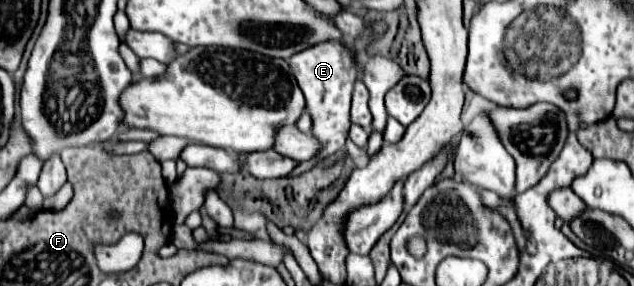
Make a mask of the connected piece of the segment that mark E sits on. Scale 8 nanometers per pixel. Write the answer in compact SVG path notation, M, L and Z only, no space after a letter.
M321 42L319 46L311 46L311 48L295 54L289 60L289 66L293 70L293 76L295 76L297 84L299 84L299 88L305 94L307 110L309 110L309 114L313 118L313 130L311 132L323 144L323 152L317 158L313 158L309 162L301 162L291 172L291 176L297 176L297 174L303 174L309 168L313 168L317 160L323 160L329 154L333 154L333 152L337 152L339 148L345 146L347 132L349 132L349 126L351 126L349 106L351 106L353 82L357 78L357 72L355 72L357 68L355 68L355 64L353 64L353 60L349 56L349 50L341 42Z

